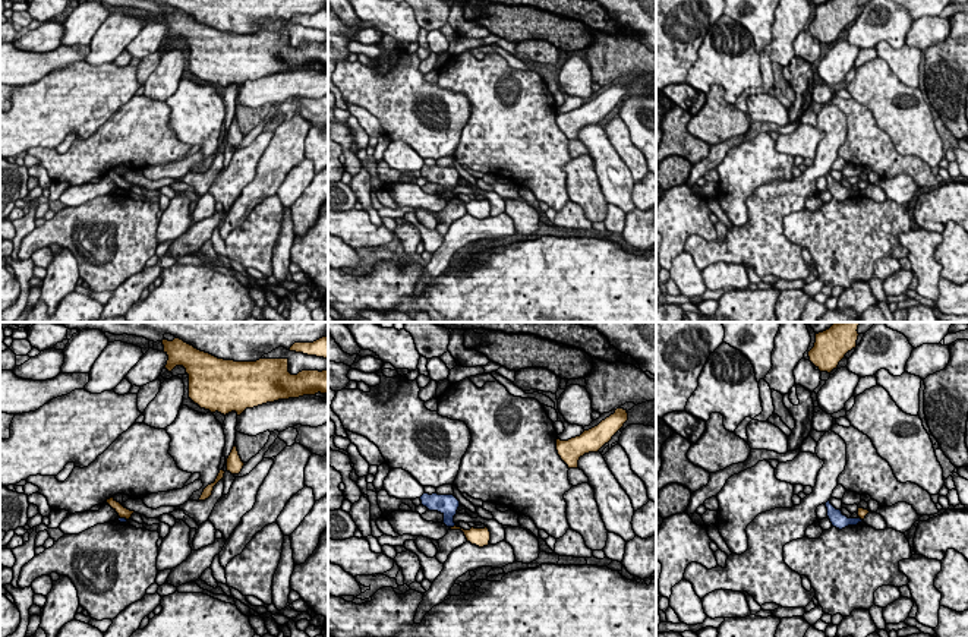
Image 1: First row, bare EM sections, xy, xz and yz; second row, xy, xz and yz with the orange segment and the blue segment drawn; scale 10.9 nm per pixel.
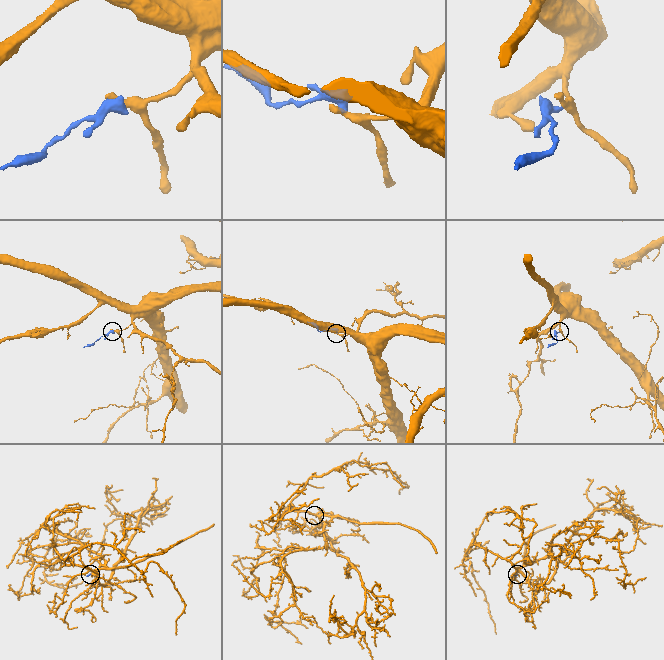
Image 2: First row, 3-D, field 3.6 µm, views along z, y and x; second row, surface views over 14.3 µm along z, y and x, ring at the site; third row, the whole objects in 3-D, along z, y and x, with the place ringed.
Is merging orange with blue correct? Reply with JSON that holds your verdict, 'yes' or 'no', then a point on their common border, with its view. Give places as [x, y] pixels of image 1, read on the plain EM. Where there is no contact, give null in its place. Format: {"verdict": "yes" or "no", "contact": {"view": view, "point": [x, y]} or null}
{"verdict": "no", "contact": {"view": "xz", "point": [451, 199]}}

